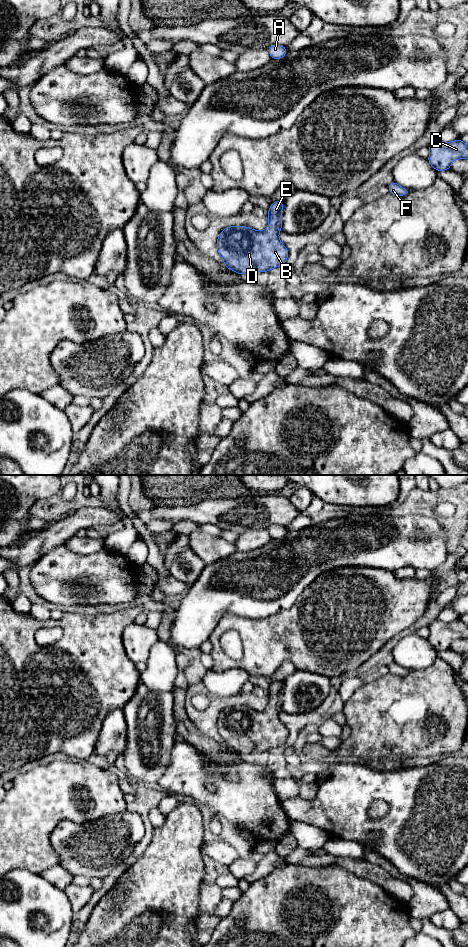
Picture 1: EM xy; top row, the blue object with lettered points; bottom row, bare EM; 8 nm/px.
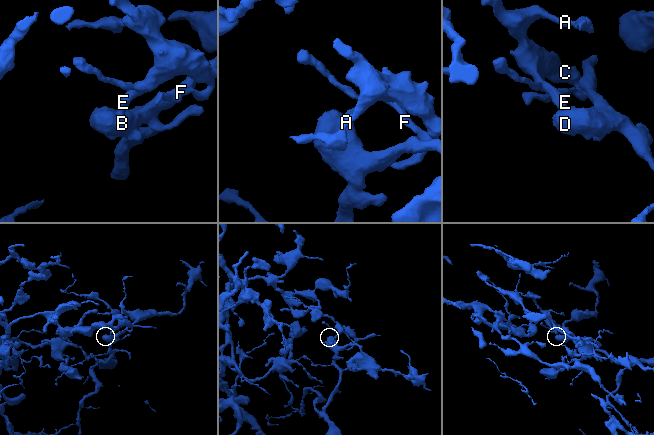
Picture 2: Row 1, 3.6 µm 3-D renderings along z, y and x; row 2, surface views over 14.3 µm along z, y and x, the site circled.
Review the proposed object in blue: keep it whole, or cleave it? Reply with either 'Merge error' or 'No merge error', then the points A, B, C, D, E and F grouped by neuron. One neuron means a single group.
No merge error. Groups: A B C D E F

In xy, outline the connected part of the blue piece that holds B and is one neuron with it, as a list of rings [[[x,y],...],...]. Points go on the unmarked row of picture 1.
[[[283,680],[272,683],[268,690],[269,703],[265,710],[257,711],[247,706],[229,706],[217,718],[217,730],[224,746],[238,753],[269,752],[272,748],[284,746],[289,736],[287,728],[279,719],[282,708]]]

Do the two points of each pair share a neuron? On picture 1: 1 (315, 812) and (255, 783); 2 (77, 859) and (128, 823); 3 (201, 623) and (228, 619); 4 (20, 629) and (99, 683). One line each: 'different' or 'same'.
1: different
2: same
3: different
4: same

